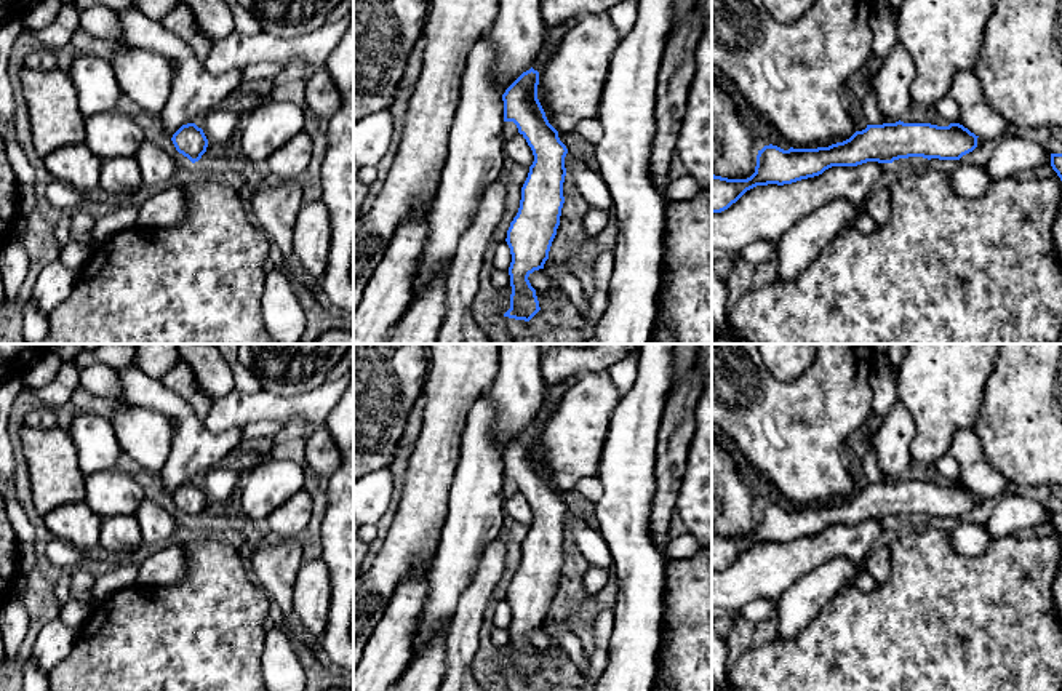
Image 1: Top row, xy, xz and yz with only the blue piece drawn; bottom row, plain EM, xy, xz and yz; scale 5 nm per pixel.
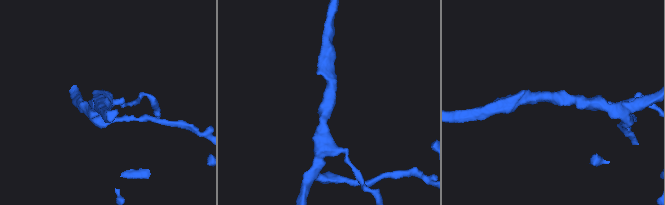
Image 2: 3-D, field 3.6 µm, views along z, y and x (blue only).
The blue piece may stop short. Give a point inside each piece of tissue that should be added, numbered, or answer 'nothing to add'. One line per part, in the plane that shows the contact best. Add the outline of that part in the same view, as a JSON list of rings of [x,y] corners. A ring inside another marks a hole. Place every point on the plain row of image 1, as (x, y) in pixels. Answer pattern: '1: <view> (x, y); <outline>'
nothing to add

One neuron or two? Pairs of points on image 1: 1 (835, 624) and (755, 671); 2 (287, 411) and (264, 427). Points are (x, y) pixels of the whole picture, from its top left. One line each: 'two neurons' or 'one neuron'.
1: one neuron
2: two neurons

